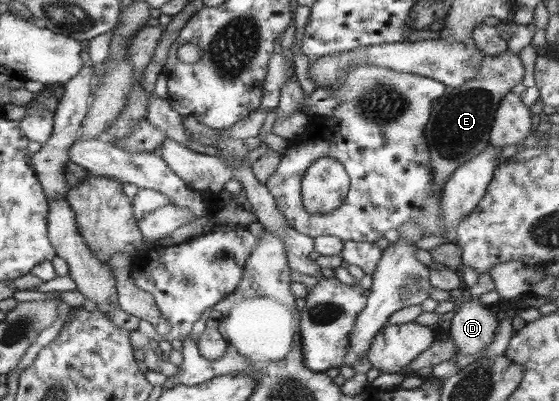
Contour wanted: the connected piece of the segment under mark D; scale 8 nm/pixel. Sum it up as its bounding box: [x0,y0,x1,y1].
[447,297,500,356]

